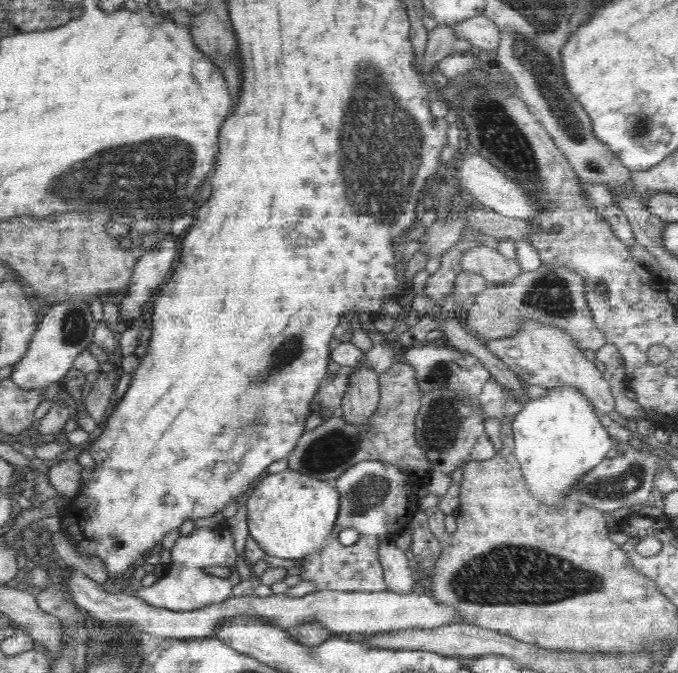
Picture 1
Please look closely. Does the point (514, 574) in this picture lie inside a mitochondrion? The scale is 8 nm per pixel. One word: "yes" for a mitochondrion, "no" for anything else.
yes

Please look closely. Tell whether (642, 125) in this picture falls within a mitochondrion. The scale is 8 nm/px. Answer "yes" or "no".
yes

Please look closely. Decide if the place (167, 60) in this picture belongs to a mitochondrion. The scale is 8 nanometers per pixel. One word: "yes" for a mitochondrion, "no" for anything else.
no

